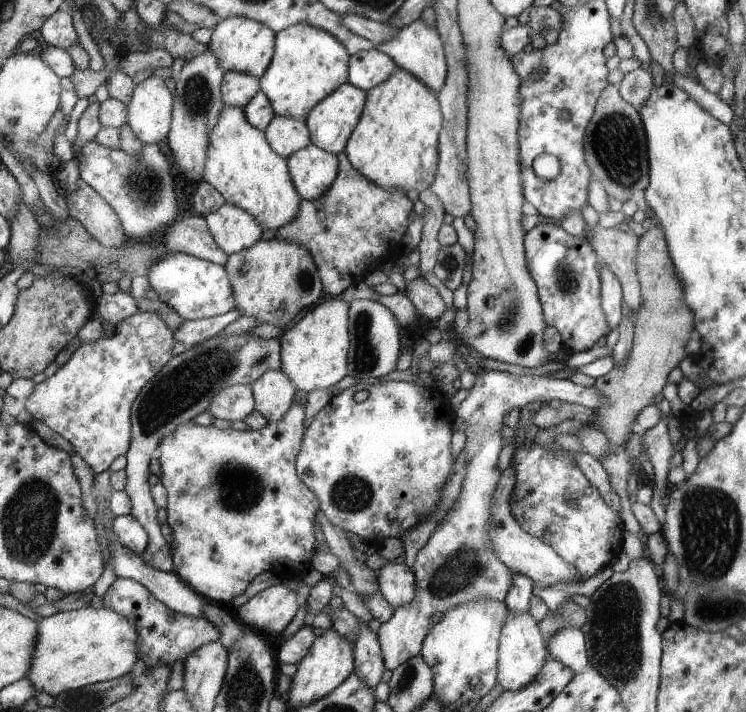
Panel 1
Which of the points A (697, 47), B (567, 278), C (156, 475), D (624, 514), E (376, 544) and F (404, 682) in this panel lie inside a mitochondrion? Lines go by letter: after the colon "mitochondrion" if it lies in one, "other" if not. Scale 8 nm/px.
A: other
B: mitochondrion
C: other
D: other
E: other
F: mitochondrion

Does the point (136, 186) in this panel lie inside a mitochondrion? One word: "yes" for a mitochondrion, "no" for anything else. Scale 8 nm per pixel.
yes

